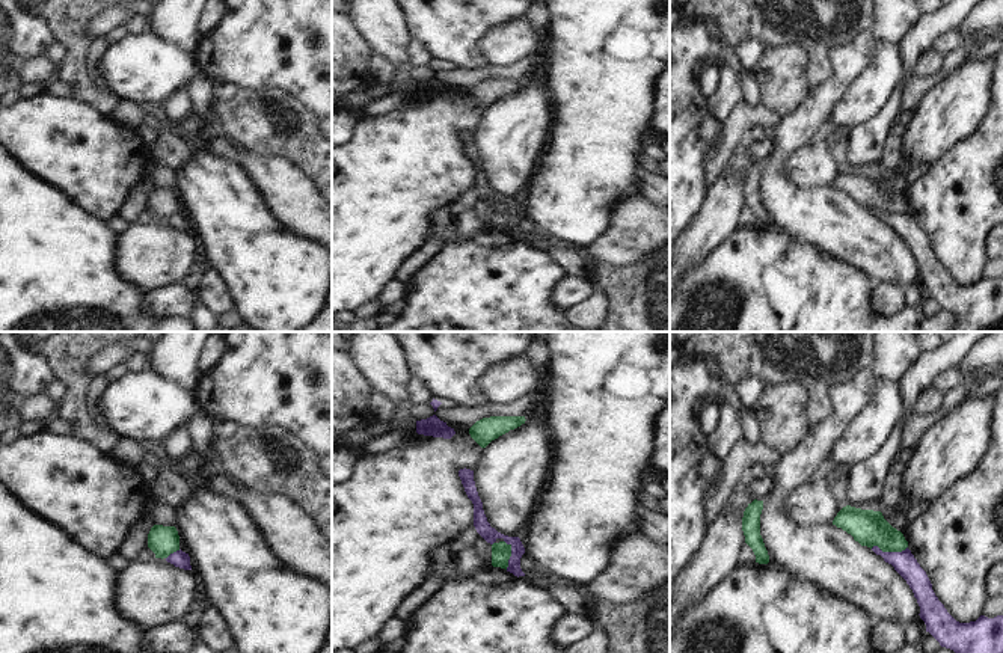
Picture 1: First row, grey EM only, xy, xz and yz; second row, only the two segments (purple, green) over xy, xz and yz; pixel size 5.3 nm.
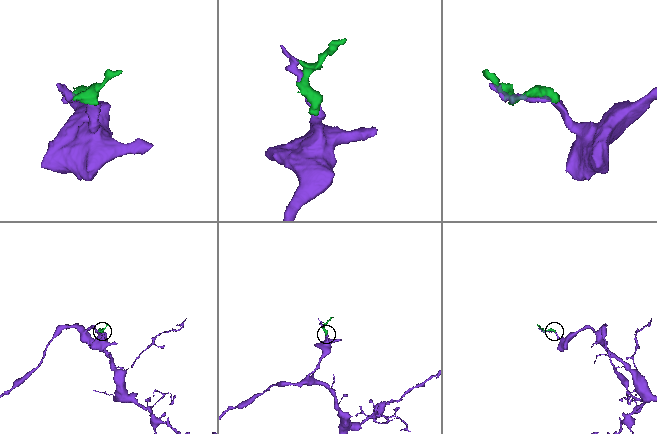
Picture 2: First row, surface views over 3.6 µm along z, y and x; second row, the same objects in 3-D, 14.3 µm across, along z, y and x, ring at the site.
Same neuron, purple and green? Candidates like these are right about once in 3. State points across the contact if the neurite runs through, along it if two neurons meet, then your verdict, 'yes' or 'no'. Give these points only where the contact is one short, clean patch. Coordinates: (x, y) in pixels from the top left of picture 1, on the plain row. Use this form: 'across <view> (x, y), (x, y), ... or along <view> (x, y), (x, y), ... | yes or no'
no

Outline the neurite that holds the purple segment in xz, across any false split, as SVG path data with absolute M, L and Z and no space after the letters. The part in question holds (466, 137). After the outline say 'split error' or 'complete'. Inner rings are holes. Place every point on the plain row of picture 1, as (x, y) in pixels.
M460 131L459 139L462 142L462 146L465 149L465 154L468 160L474 166L474 189L477 195L490 207L493 207L498 201L502 201L507 207L511 208L511 219L508 222L507 234L513 235L514 238L525 238L525 235L520 231L520 220L525 216L525 210L519 199L508 199L501 195L498 195L495 190L490 189L487 184L487 179L483 172L483 164L478 158L475 143L474 143L474 133L471 131Z | complete

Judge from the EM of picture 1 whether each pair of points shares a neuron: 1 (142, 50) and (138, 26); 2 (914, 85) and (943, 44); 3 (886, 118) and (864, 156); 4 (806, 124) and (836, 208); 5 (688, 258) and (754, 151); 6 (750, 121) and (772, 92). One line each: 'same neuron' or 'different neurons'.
1: different neurons
2: different neurons
3: same neuron
4: same neuron
5: different neurons
6: different neurons

